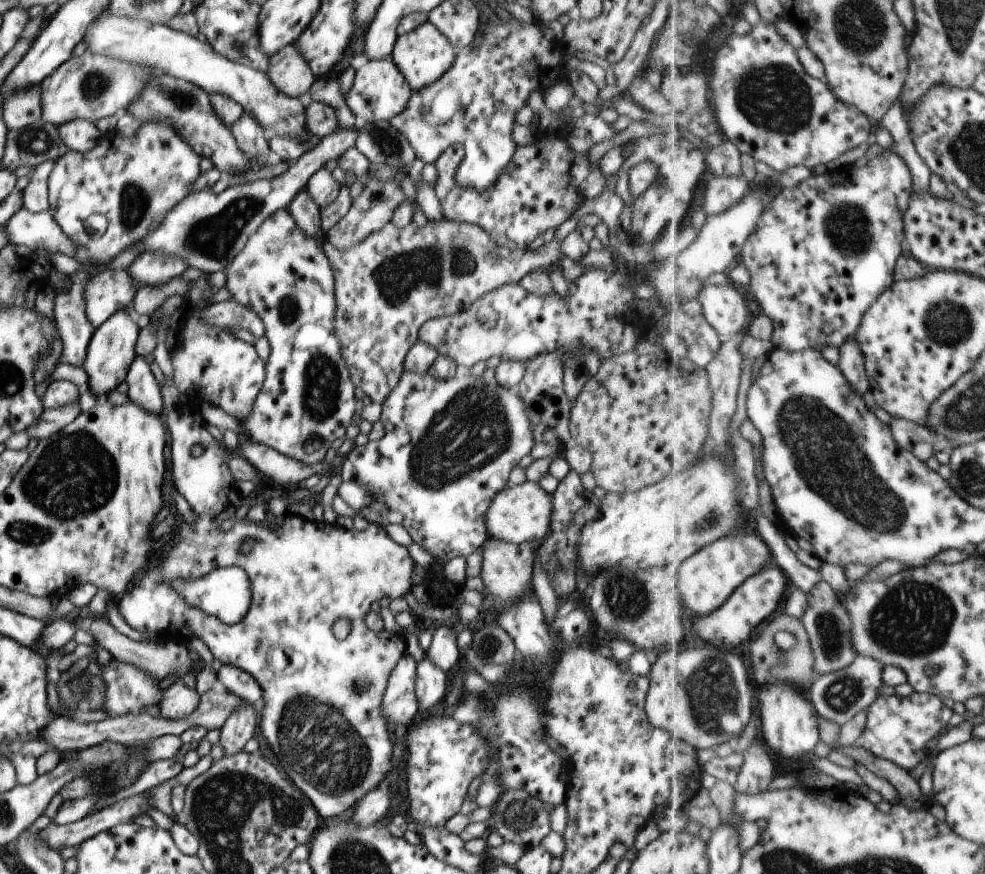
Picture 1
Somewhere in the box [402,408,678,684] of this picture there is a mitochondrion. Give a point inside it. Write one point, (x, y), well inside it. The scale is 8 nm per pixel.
(629, 601)

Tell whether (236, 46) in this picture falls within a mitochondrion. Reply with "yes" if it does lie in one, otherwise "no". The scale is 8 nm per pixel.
yes

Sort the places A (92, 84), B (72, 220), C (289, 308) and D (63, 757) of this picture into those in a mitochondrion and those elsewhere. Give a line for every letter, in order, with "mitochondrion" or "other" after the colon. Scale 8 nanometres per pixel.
A: mitochondrion
B: other
C: mitochondrion
D: other

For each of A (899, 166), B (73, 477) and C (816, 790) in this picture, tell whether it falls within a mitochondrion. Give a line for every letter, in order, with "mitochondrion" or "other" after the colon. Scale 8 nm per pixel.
A: other
B: mitochondrion
C: other

